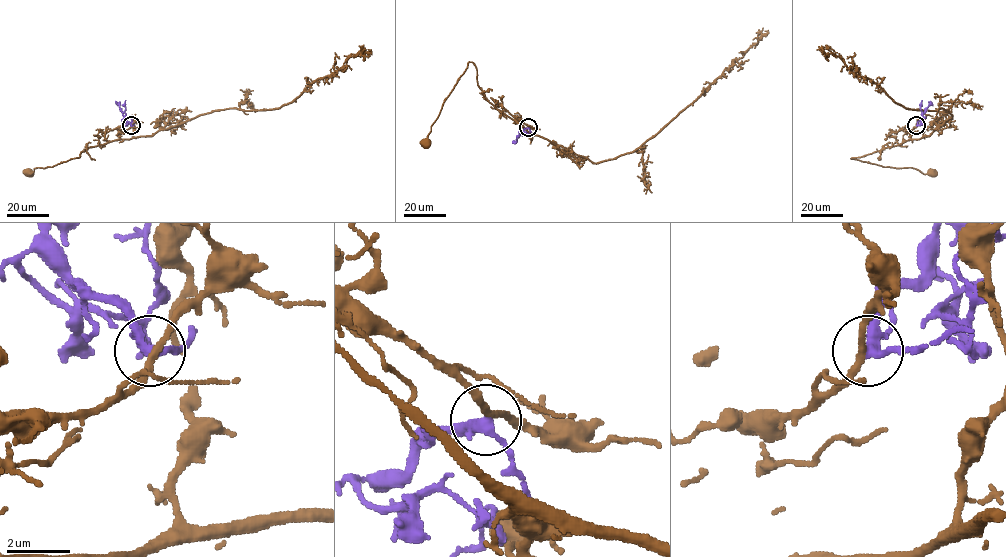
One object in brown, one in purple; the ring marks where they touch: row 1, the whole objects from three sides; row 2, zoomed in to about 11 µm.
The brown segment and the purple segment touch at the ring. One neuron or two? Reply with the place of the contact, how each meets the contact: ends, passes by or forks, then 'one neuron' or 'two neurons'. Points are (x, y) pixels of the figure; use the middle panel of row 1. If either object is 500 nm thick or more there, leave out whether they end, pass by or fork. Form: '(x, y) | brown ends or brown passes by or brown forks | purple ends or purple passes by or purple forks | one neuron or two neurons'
(528, 127) | brown passes by | purple passes by | two neurons

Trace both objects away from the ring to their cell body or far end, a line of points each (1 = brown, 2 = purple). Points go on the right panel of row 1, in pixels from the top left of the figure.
1: (916, 125), (905, 142), (851, 158), (885, 167), (912, 167), (924, 174), (932, 172)
2: (916, 125), (931, 101)

